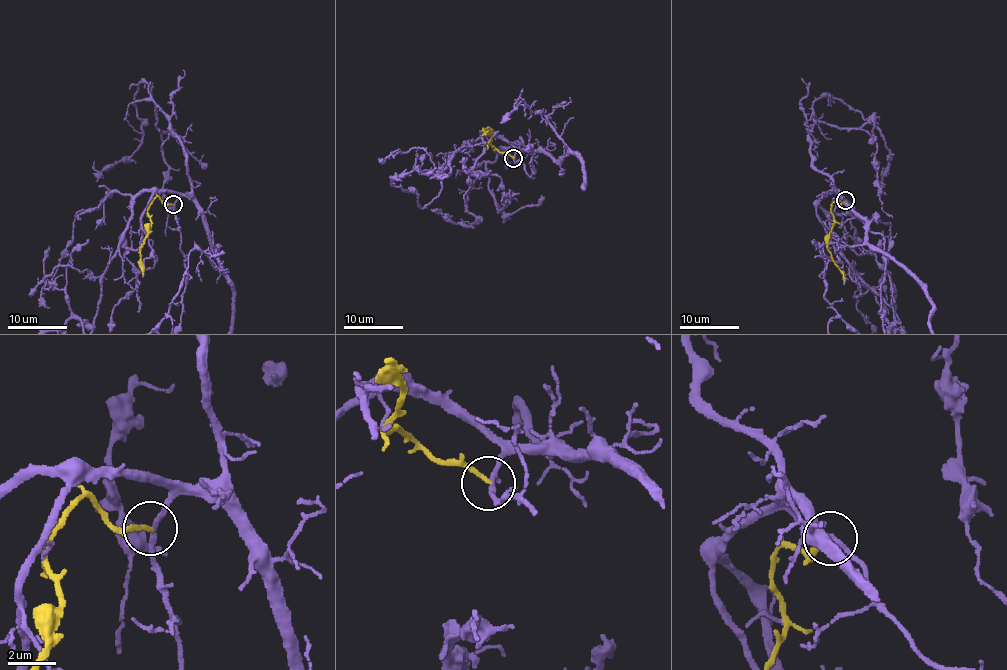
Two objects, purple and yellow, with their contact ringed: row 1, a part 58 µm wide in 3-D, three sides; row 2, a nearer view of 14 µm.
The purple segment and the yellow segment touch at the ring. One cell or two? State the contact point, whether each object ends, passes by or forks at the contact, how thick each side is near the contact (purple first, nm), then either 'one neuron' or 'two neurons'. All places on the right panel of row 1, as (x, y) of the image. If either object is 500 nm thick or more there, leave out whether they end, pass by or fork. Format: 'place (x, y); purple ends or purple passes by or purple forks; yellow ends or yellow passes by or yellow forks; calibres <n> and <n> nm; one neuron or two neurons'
place (845, 200); purple passes by; yellow ends; calibres 180 and 170 nm; two neurons

